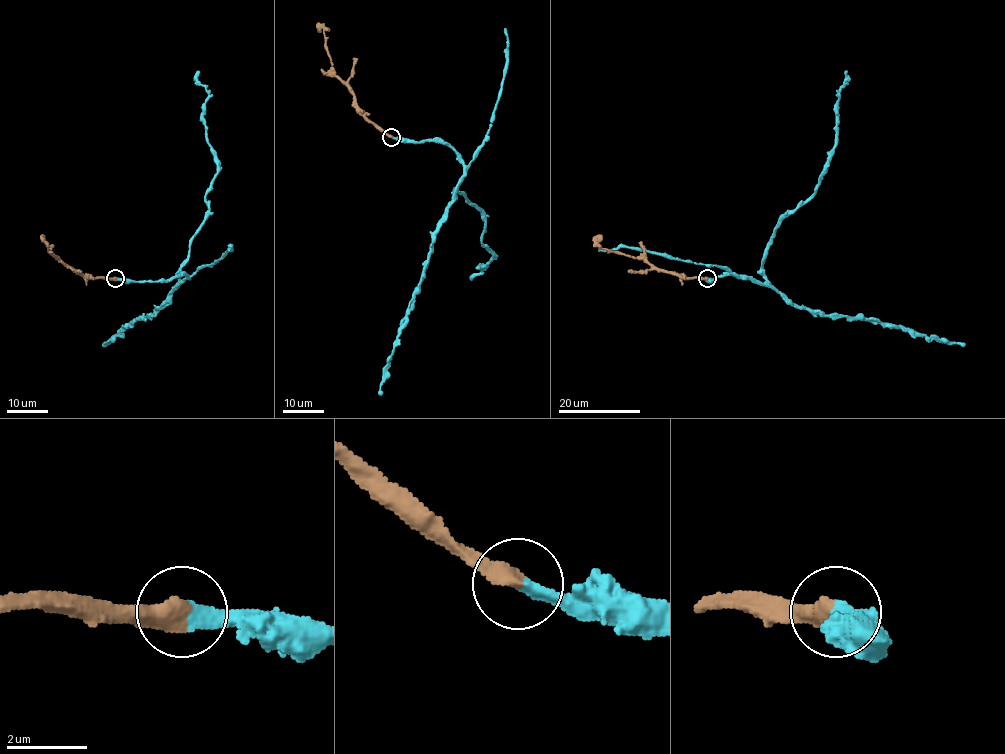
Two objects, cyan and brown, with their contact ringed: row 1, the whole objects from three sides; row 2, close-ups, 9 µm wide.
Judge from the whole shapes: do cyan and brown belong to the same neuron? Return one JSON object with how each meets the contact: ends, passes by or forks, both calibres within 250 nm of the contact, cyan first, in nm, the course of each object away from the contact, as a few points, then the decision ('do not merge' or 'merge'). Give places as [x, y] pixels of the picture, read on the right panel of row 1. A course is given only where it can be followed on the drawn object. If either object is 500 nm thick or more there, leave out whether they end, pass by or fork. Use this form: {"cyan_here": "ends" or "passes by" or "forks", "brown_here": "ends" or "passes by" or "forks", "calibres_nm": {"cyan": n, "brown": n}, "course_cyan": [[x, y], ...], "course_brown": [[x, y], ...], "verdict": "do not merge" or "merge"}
{"calibres_nm": {"cyan": 360, "brown": 500}, "course_cyan": [[707, 278], [726, 274], [764, 283], [764, 259], [775, 228], [812, 195], [824, 171], [836, 139], [845, 71]], "course_brown": [[707, 278], [680, 277], [649, 265], [642, 258], [609, 252], [598, 245], [600, 234]], "verdict": "merge"}

